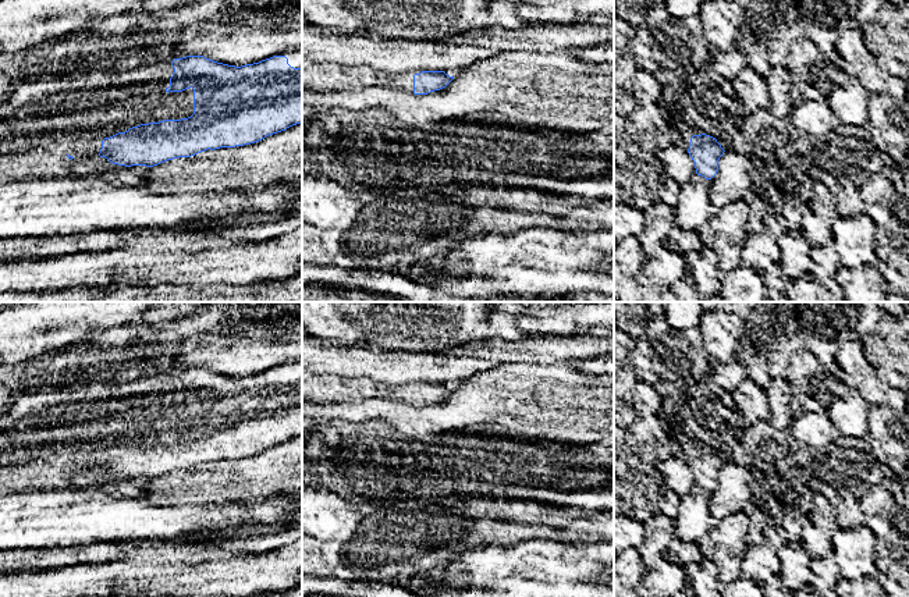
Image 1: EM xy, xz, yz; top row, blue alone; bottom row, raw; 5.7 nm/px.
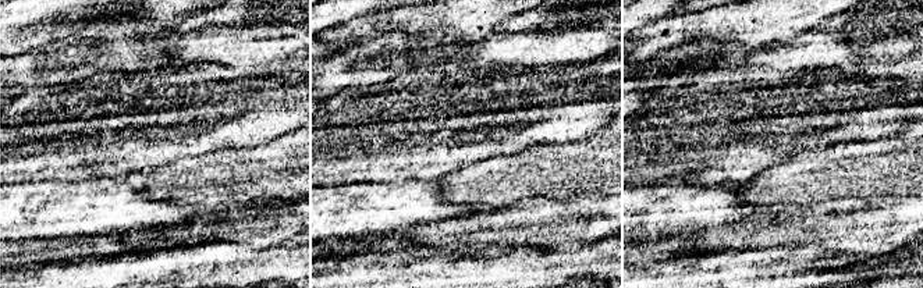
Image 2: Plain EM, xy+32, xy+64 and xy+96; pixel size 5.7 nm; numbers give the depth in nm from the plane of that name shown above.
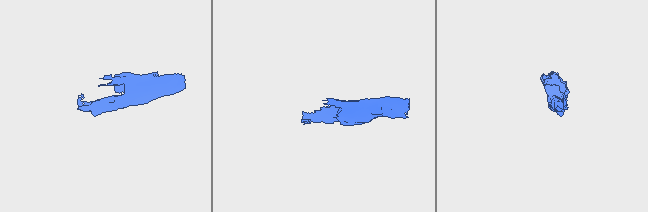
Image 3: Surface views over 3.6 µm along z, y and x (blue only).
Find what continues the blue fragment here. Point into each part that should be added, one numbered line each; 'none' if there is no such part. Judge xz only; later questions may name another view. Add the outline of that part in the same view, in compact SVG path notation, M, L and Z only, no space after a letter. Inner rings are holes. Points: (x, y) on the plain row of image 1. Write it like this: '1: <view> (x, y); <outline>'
1: xz (319, 387); M302 367L302 399L315 402L345 402L381 398L413 405L413 387L419 384L420 383L411 383L393 387L369 377L341 377L337 374L313 373L312 370Z

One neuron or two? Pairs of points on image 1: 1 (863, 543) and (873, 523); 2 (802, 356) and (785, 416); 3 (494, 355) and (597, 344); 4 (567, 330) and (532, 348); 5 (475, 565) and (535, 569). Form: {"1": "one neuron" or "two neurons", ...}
{"1": "two neurons", "2": "one neuron", "3": "one neuron", "4": "two neurons", "5": "one neuron"}

